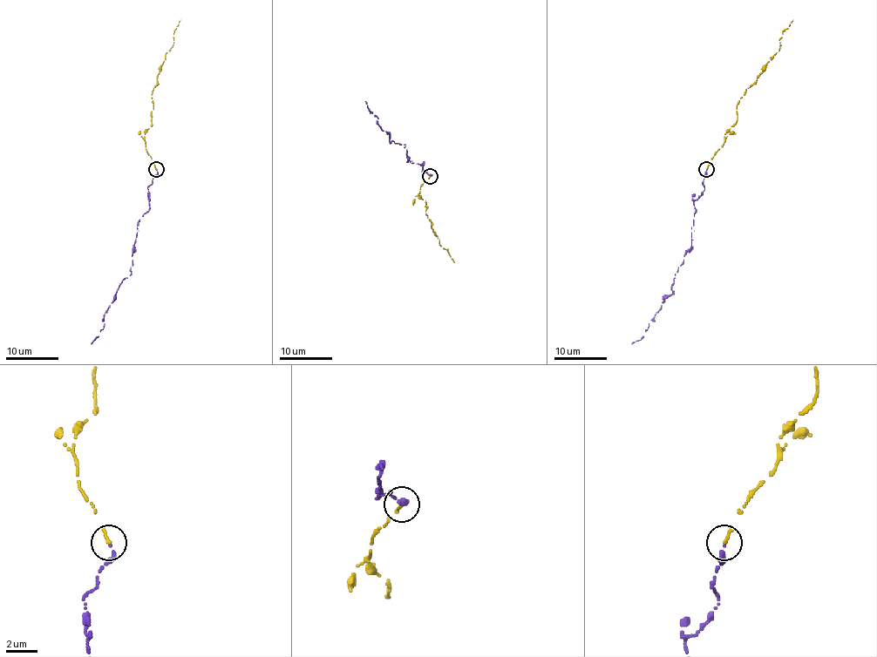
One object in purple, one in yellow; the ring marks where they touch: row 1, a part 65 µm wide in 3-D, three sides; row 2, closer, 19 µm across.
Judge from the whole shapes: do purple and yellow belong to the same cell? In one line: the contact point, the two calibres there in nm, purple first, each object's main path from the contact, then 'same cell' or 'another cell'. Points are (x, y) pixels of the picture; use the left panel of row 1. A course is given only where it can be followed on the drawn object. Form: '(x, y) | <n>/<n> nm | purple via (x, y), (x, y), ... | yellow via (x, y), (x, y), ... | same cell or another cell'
(156, 169) | 200/200 nm | purple via (155, 169), (147, 189), (149, 210), (137, 226), (131, 274), (121, 281), (91, 343) | yellow via (155, 169), (144, 139), (152, 126), (152, 91), (180, 20) | same cell

